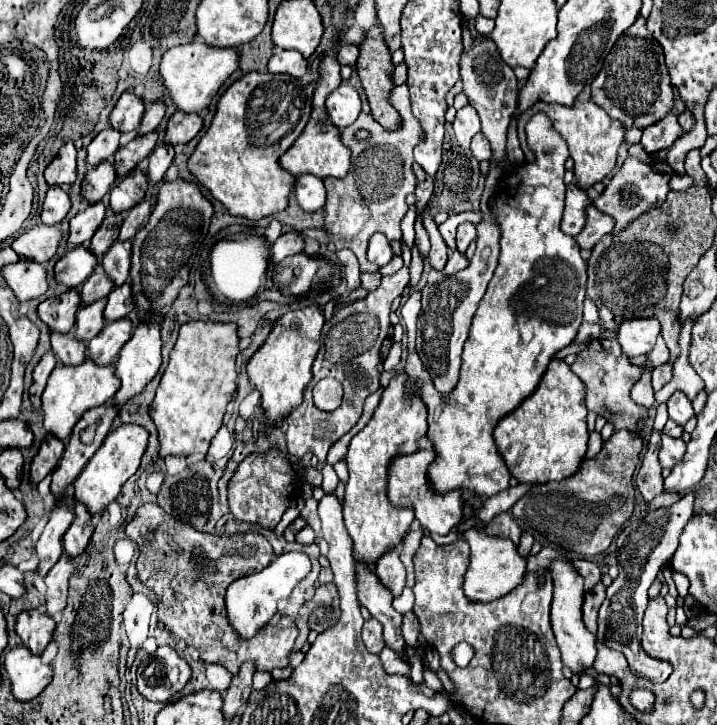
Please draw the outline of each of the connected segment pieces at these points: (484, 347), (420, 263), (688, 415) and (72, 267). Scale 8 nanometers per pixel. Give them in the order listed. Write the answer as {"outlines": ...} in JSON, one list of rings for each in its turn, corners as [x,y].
{"outlines":[[[[538,113],[526,125],[528,145],[536,153],[536,163],[516,165],[508,175],[502,177],[498,187],[496,213],[500,221],[500,261],[492,281],[488,283],[488,291],[482,297],[478,311],[474,315],[468,341],[462,353],[462,369],[460,381],[452,389],[450,395],[442,395],[414,349],[416,339],[416,321],[422,307],[422,293],[414,291],[406,305],[402,307],[402,319],[406,323],[408,335],[408,359],[404,365],[404,373],[410,377],[406,381],[408,391],[414,391],[414,397],[420,397],[428,409],[428,433],[426,437],[432,441],[436,459],[428,469],[428,485],[436,493],[448,493],[452,489],[468,489],[482,499],[494,497],[496,493],[510,487],[510,471],[498,453],[492,431],[500,417],[514,411],[536,387],[546,371],[550,359],[570,345],[582,325],[582,301],[586,297],[586,265],[580,257],[580,247],[576,241],[560,231],[560,219],[564,209],[564,163],[568,159],[568,147],[564,139],[552,129],[546,115]]],[[[412,247],[412,261],[410,261],[410,285],[416,285],[422,277],[422,269],[424,269],[424,259],[418,251],[418,247]]],[[[676,391],[676,393],[668,399],[668,415],[670,415],[670,419],[676,421],[678,425],[686,425],[686,423],[694,417],[692,401],[690,401],[682,391]]],[[[74,247],[70,249],[56,265],[54,265],[54,277],[56,283],[64,285],[68,289],[76,289],[86,281],[86,277],[92,273],[98,259],[86,249],[86,247]]]]}

